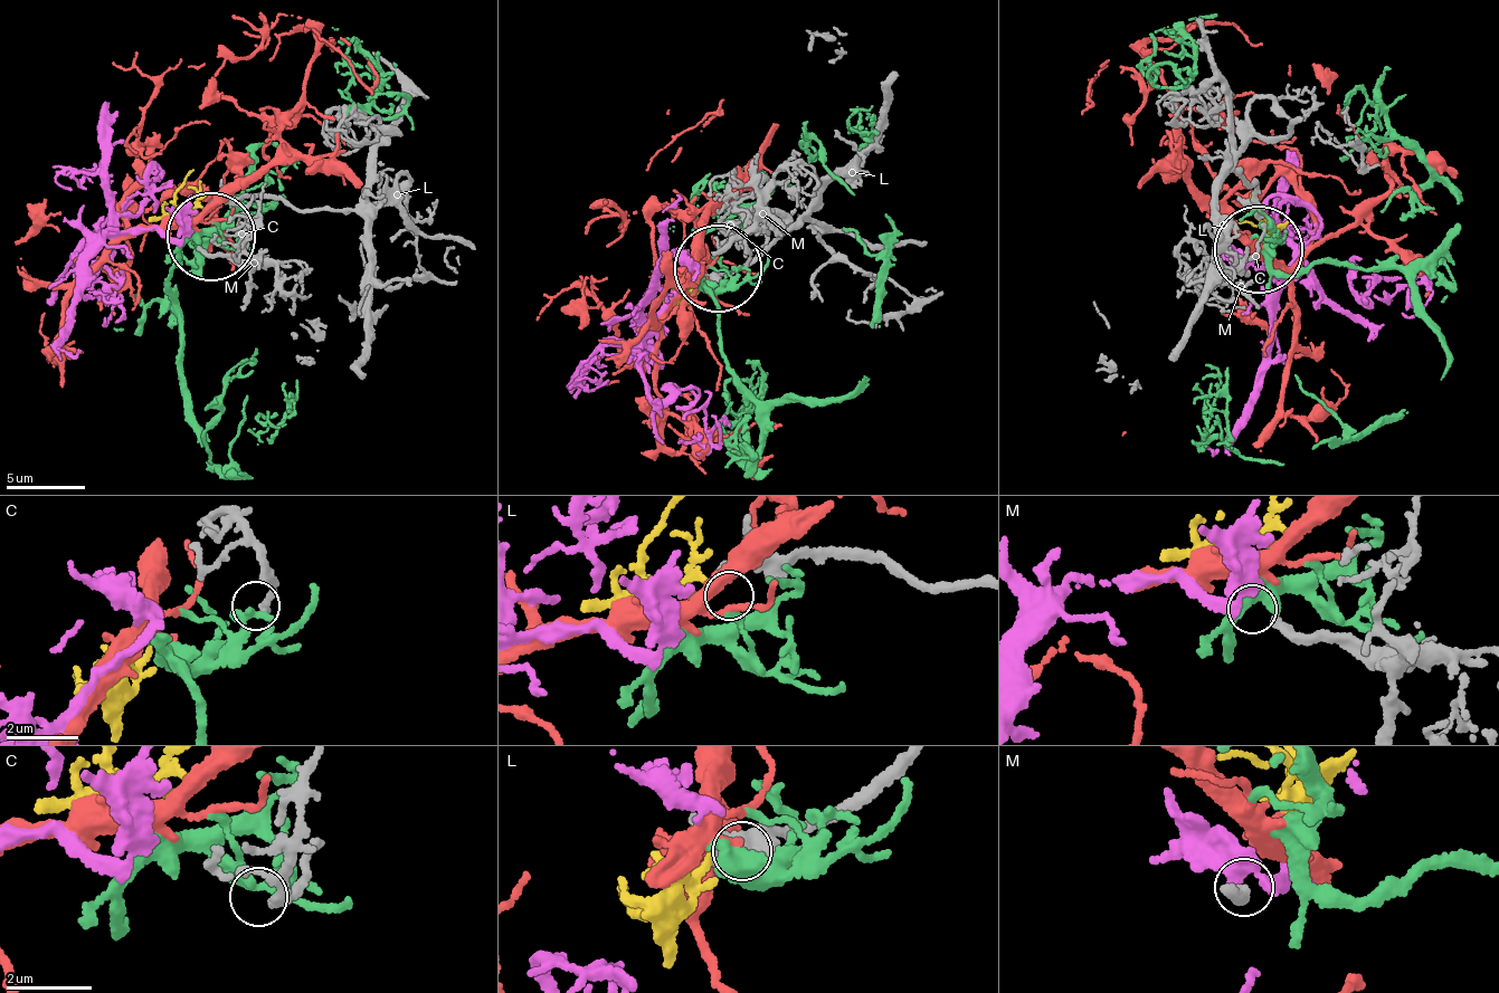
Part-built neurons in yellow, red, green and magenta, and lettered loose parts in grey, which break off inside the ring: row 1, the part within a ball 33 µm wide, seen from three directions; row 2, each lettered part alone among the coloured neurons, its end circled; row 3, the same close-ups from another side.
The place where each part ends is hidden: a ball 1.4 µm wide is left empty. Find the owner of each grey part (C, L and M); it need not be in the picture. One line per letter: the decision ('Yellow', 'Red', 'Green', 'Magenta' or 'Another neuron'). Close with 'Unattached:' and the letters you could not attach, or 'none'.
C: Green
L: Another neuron
M: Another neuron
Unattached: L, M

